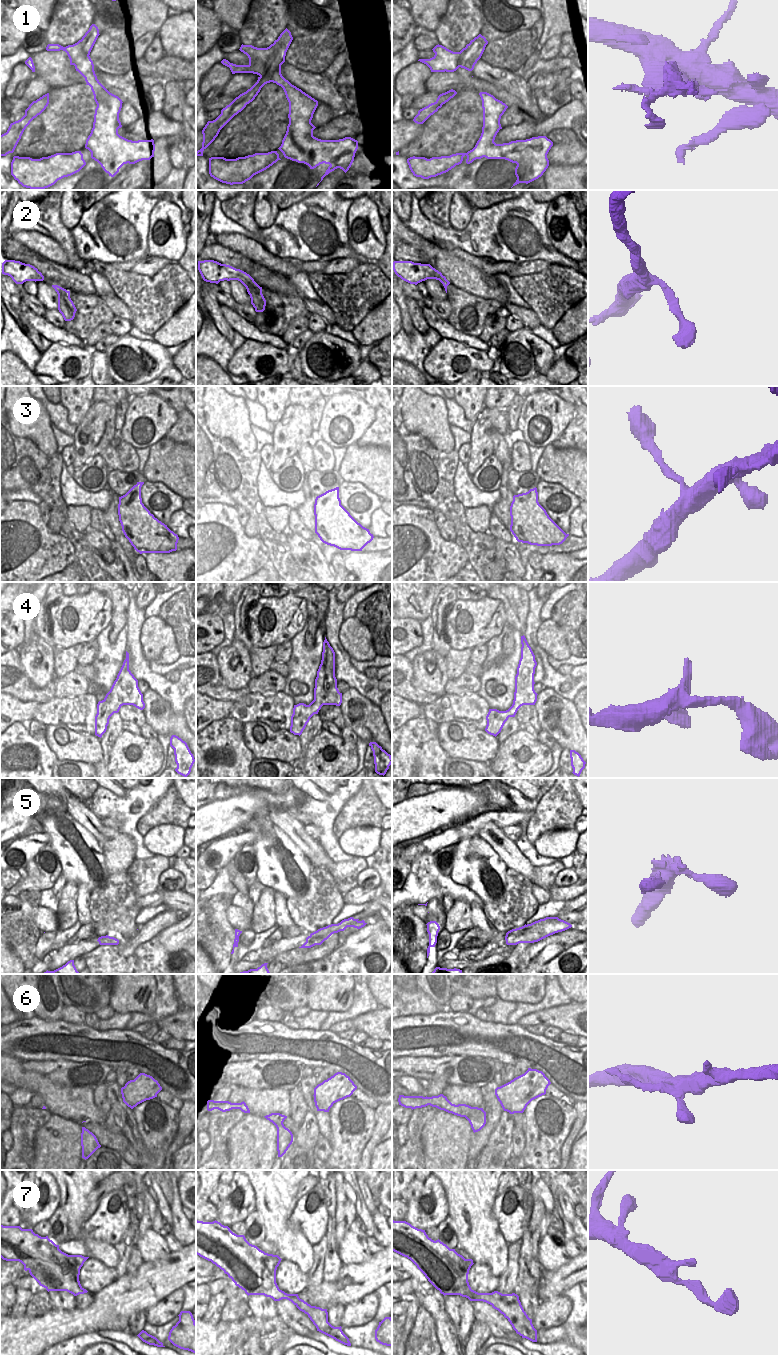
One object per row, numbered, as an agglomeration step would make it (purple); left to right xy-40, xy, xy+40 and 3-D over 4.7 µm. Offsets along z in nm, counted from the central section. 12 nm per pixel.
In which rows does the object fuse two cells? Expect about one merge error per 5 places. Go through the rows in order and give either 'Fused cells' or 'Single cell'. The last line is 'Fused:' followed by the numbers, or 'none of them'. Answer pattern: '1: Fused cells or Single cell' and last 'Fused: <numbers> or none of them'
1: Single cell
2: Single cell
3: Single cell
4: Single cell
5: Fused cells
6: Single cell
7: Single cell
Fused: 5

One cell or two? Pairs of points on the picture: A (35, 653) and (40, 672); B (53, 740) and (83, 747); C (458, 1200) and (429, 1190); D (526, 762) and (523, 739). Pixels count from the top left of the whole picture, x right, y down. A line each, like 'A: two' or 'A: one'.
A: one
B: one
C: two
D: one

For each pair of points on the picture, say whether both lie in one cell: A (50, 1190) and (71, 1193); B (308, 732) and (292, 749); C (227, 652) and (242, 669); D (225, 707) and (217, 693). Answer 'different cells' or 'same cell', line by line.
A: different cells
B: different cells
C: same cell
D: different cells

